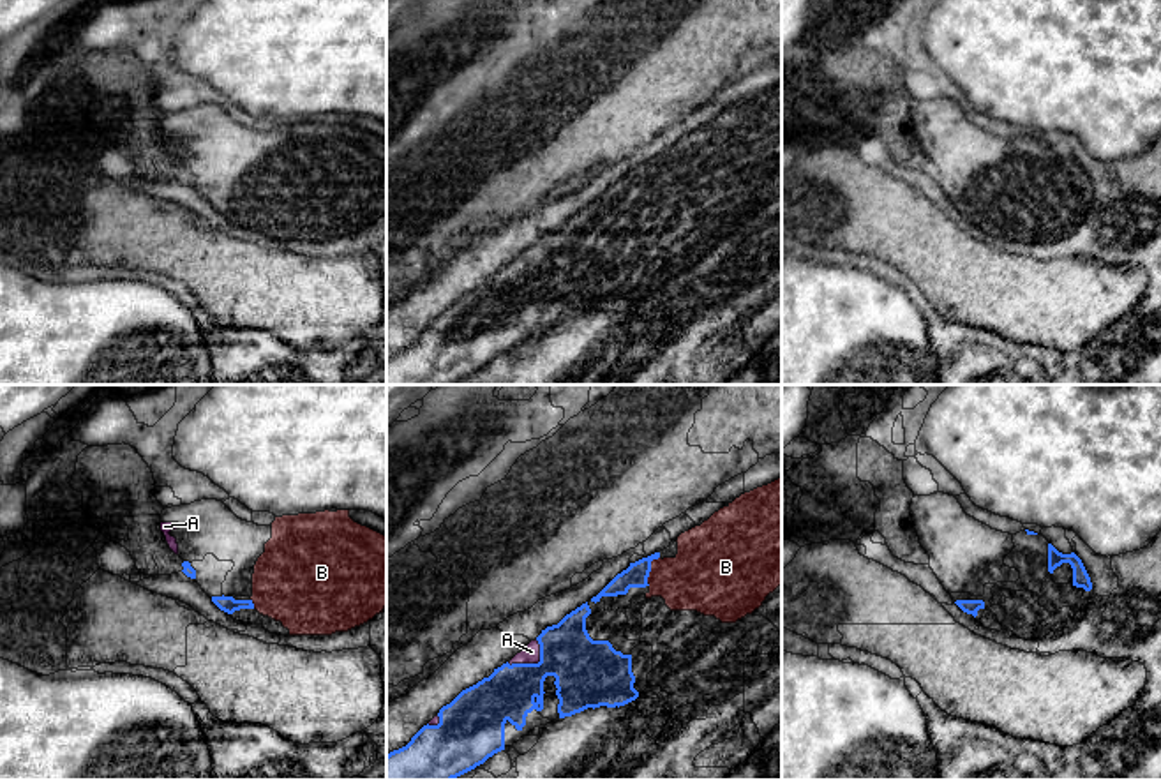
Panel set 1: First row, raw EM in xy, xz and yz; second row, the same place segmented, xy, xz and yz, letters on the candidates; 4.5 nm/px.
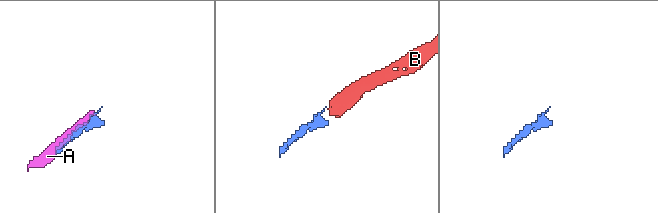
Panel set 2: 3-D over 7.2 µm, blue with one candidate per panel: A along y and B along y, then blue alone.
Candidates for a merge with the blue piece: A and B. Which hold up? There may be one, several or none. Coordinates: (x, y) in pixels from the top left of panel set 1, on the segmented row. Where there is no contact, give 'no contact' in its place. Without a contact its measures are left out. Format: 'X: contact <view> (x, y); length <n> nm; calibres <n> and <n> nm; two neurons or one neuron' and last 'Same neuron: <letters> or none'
A: contact xz (531, 664); length 180 nm; calibres 280 and 80 nm; one neuron
B: contact xz (650, 570); length 140 nm; calibres 110 and 320 nm; one neuron
Same neuron: A, B

